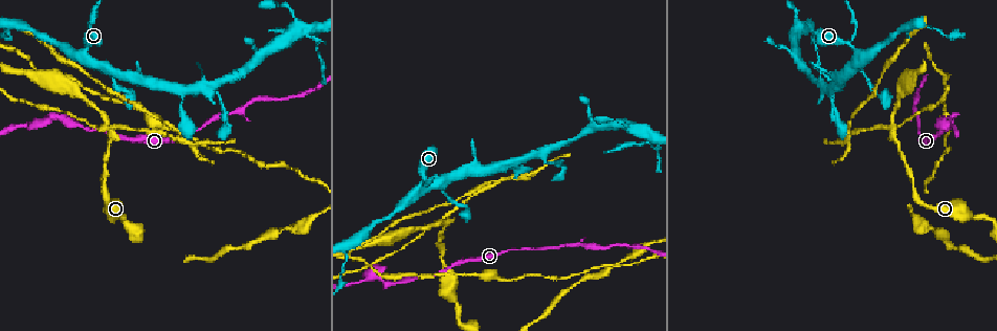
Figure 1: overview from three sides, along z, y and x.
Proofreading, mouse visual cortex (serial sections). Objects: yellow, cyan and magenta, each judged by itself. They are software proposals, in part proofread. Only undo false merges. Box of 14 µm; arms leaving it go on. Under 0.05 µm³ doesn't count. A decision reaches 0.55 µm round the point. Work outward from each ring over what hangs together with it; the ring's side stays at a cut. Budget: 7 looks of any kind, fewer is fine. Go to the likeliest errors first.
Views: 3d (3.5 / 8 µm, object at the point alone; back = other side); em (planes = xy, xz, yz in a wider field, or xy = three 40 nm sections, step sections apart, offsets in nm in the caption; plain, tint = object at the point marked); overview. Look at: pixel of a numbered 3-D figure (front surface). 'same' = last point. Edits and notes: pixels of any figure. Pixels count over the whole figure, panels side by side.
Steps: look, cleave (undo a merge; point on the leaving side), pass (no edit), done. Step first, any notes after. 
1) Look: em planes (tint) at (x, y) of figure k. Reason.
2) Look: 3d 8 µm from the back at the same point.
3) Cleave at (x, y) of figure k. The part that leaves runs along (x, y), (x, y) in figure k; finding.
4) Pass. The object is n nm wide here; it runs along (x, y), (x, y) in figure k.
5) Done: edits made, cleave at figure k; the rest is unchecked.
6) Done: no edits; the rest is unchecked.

Look: 3d 3.5 µm at (447, 222) of figure 1. A narrow waist.

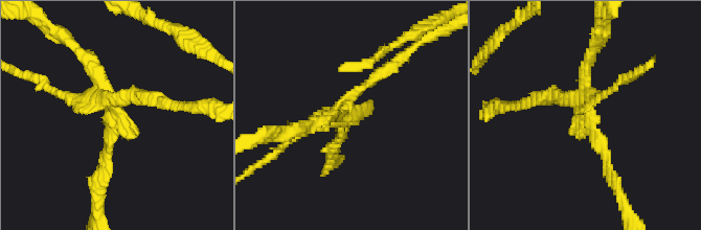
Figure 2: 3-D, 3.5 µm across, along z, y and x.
Look: em xy step 2 (tint) at (351, 117) of figure 2. 4 arms meet here; the arms are 100, 150, 150, 200 nm wide; need the tissue.

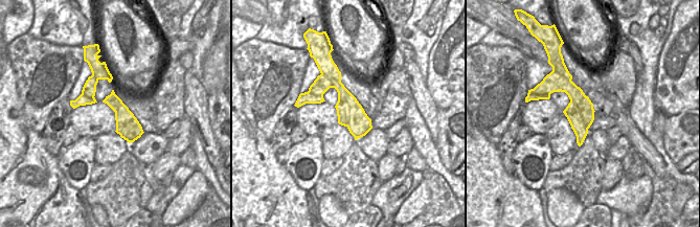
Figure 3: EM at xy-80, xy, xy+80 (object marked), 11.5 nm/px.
Cleave at (133, 97) of figure 2. A border runs along (338, 99), (348, 106), (347, 126) in figure 3; a second cell is stuck on.

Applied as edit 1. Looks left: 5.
Look: 3d 3.5 µm at (421, 184) of figure 1. Four arms meet.

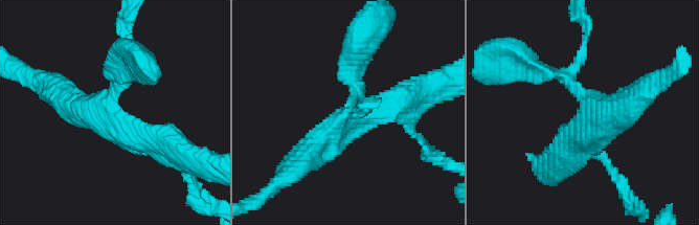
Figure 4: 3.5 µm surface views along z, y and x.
Look: em xy step 2 (tint) at (108, 100) of figure 4. Now the EM.

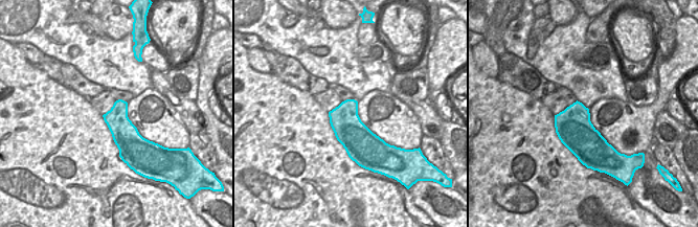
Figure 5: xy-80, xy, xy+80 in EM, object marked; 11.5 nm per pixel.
Pass. It runs along (535, 67), (585, 98), (580, 140) in figure 4; one cell here.

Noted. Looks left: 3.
Look: 3d 8 µm at (951, 118) of figure 1.

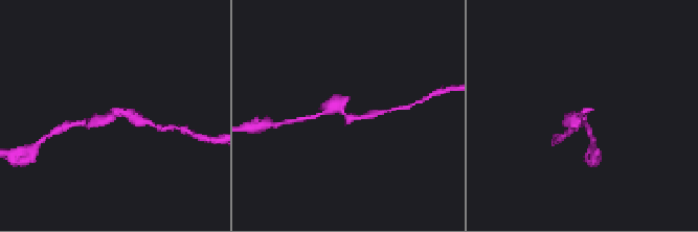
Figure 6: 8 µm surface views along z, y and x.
Look: em xy step 3 (tint) at (346, 117) of figure 6.

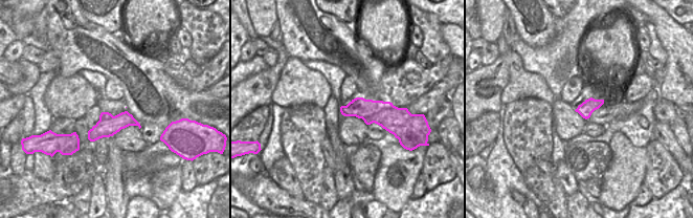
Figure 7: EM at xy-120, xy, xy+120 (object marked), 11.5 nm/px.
Pass. It runs along (142, 122), (121, 114), (91, 122) in figure 6; continuous, no second cell.

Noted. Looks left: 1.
Done: edits made, cleave at figure 2; the rest is unchecked.

